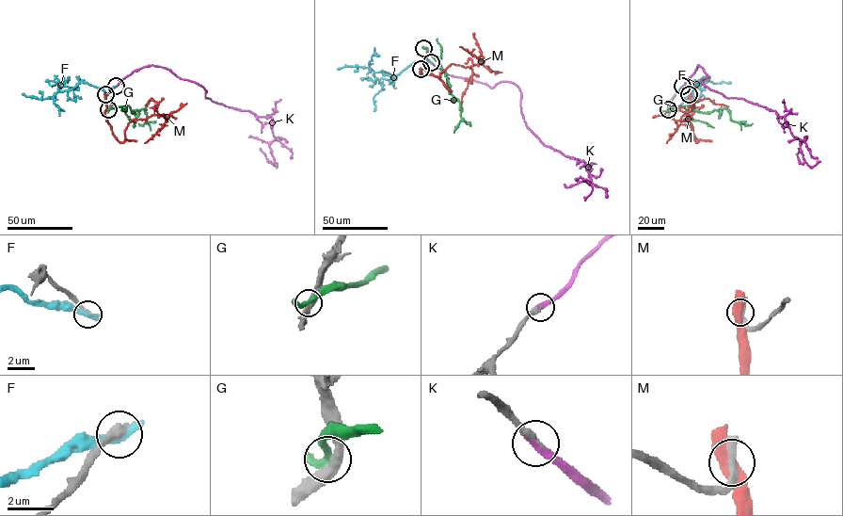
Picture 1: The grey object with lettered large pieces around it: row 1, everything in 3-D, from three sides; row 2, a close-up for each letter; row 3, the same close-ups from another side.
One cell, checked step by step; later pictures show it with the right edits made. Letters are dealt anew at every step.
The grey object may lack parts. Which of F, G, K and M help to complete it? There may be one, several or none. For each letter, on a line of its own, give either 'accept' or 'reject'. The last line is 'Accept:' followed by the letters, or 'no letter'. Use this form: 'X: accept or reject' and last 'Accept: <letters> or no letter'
F: reject
G: reject
K: accept
M: reject
Accept: K

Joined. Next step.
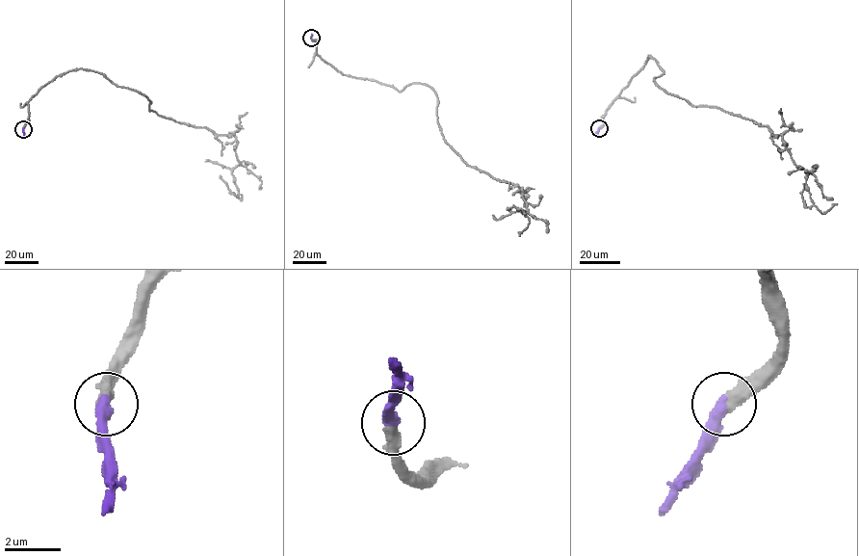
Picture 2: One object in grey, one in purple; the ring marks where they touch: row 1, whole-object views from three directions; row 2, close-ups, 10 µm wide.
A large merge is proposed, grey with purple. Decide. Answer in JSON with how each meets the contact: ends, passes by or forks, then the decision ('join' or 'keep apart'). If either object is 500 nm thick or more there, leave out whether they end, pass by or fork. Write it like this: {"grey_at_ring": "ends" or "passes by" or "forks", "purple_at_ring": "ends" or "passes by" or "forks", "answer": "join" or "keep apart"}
{"grey_at_ring": "ends", "purple_at_ring": "ends", "answer": "join"}

